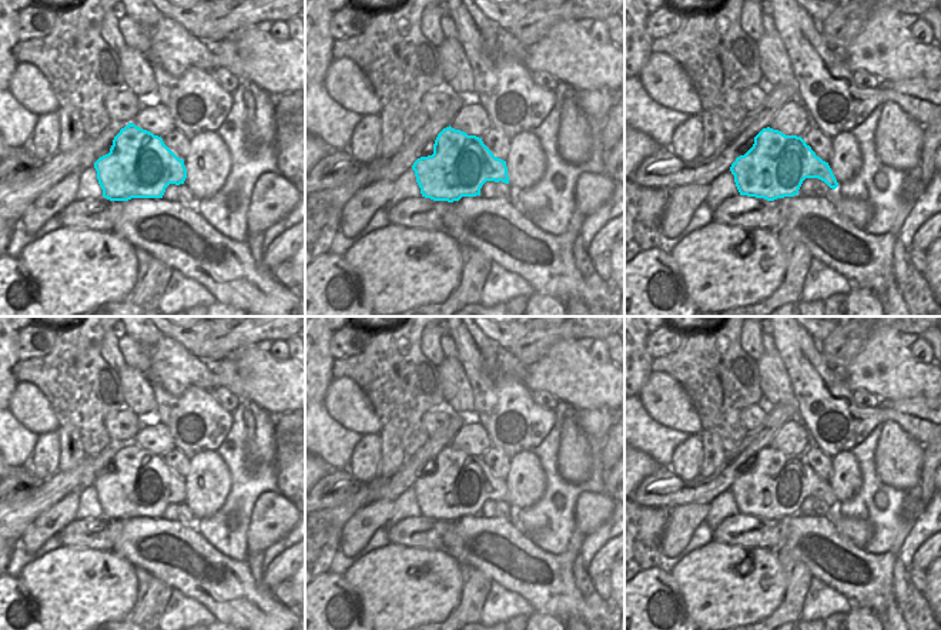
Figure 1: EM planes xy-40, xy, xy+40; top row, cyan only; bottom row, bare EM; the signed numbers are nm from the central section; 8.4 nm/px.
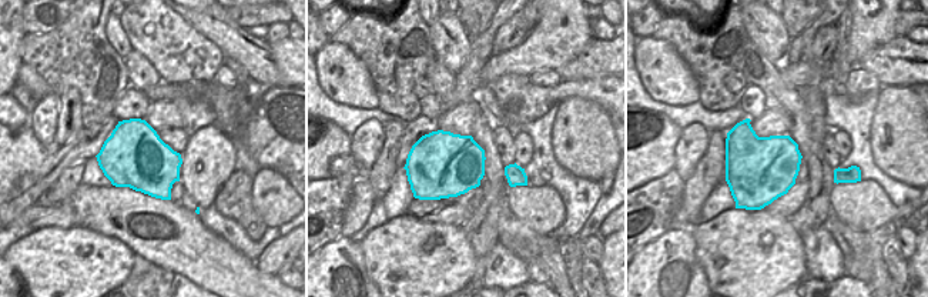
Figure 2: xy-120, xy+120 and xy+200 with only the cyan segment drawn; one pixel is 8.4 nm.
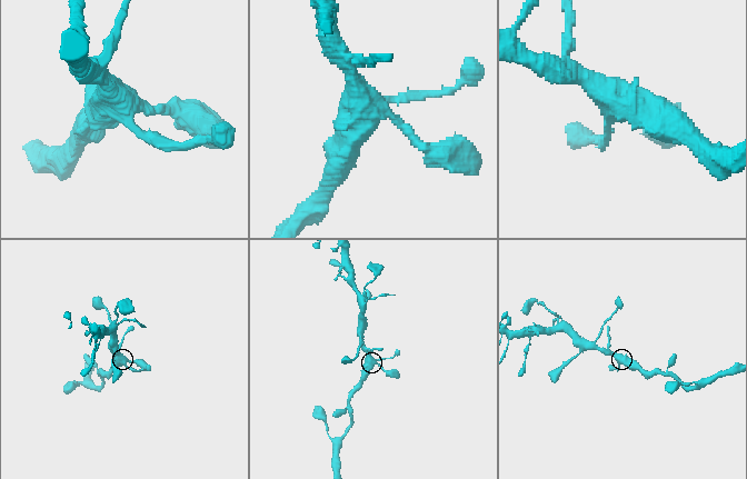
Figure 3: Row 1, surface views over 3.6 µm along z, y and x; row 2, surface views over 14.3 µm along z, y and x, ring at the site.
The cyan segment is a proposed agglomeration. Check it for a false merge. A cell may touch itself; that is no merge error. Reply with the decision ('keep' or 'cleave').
keep

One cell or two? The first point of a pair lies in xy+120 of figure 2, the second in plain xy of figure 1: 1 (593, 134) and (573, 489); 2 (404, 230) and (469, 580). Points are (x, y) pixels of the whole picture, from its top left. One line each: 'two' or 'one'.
1: two
2: two

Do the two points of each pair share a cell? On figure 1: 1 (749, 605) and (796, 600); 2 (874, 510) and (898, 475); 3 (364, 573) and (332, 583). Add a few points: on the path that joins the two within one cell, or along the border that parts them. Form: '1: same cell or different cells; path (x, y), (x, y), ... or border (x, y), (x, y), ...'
1: different cells; border (782, 567), (786, 576), (786, 595), (769, 615)
2: different cells; border (873, 458), (877, 476), (887, 485), (906, 492)
3: different cells; border (341, 575), (358, 595), (362, 607)

